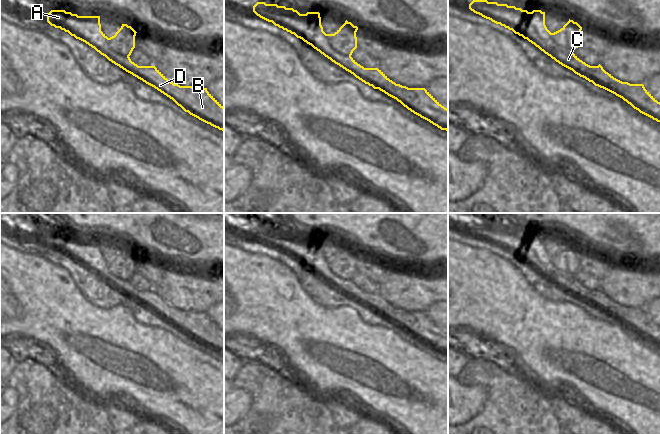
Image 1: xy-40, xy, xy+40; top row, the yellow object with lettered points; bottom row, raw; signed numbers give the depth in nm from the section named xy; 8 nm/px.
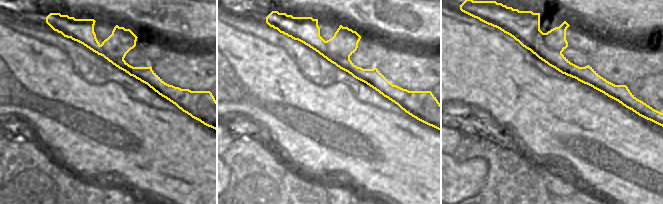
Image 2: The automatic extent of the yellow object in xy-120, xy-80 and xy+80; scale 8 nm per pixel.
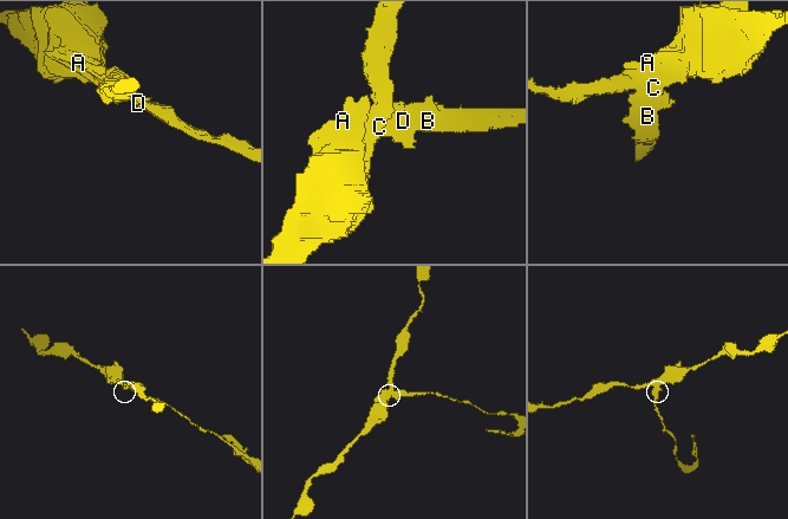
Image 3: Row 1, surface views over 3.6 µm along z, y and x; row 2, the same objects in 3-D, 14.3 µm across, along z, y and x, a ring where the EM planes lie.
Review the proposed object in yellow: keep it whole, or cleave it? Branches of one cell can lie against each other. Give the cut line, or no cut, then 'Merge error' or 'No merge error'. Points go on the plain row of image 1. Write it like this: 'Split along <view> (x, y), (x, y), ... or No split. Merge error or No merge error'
Split along xy+40 (572, 273), (548, 273), (544, 276). Merge error

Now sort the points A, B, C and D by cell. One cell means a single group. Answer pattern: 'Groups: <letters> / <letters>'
Groups: A / B C D

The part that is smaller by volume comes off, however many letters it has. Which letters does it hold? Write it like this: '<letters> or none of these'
B, C, D

